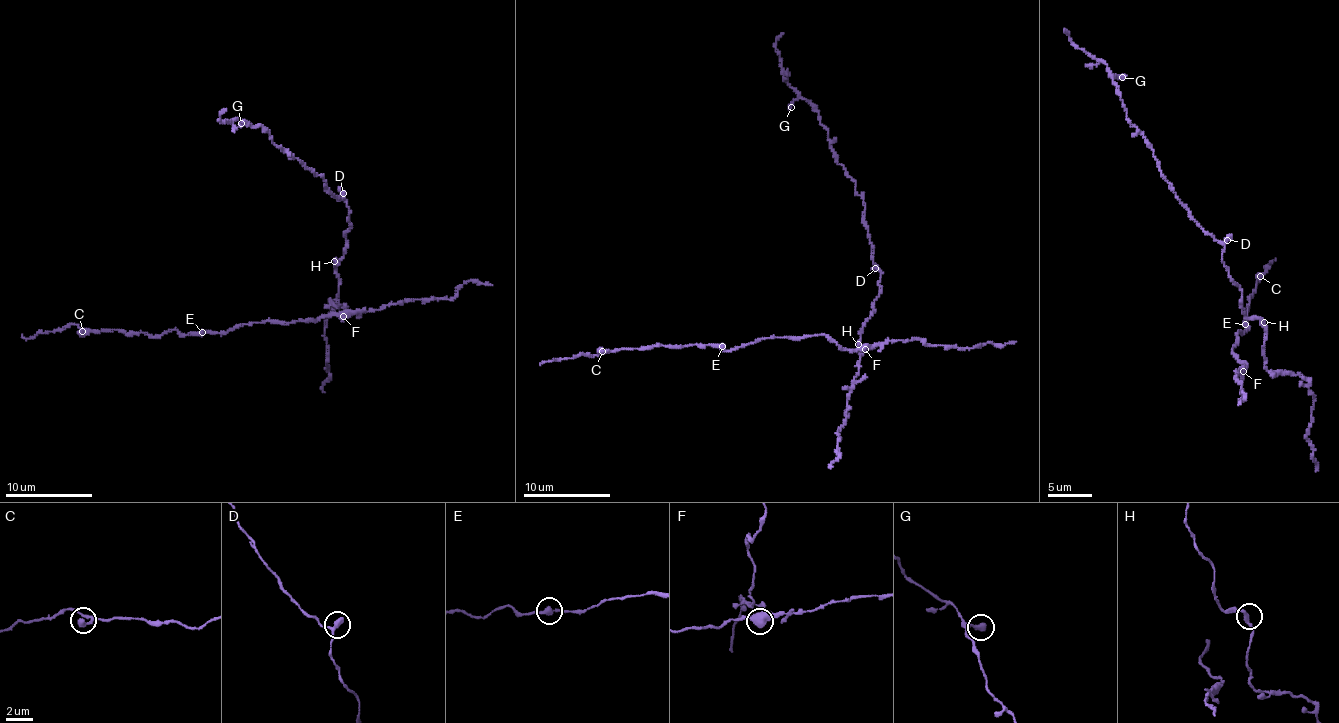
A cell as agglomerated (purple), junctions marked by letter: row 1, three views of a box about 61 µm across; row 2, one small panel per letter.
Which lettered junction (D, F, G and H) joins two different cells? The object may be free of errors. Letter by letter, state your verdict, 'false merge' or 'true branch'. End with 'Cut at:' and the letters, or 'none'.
D: true branch
F: true branch
G: true branch
H: true branch
Cut at: none

